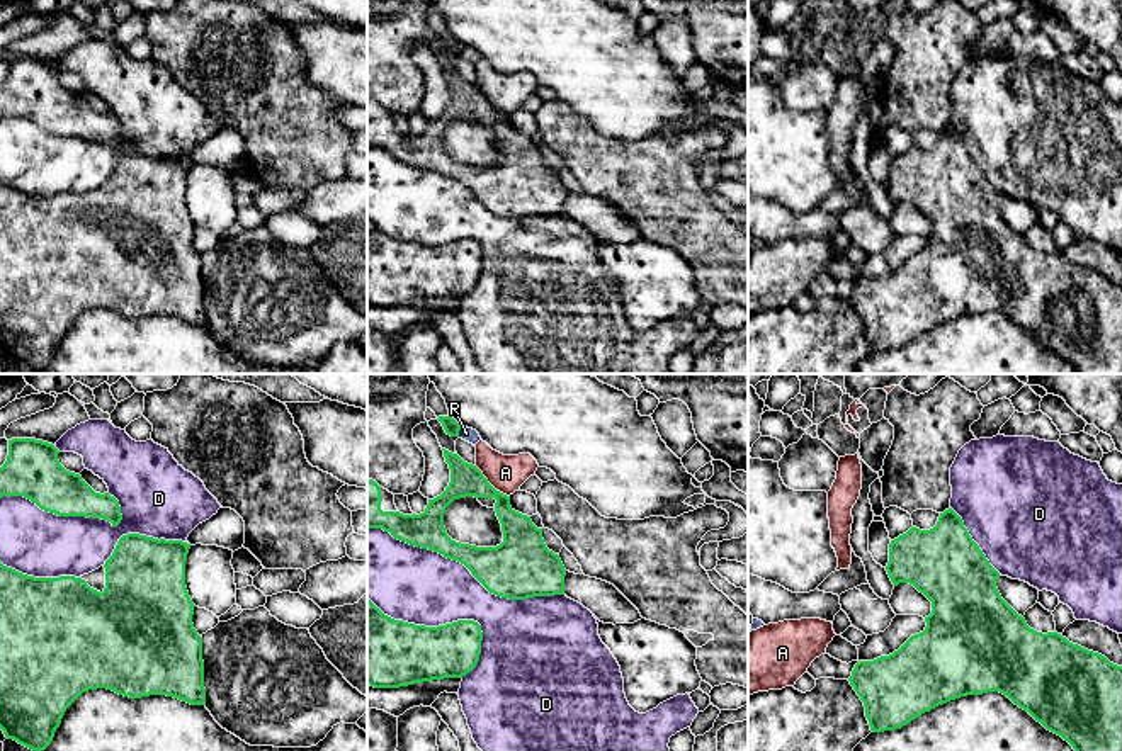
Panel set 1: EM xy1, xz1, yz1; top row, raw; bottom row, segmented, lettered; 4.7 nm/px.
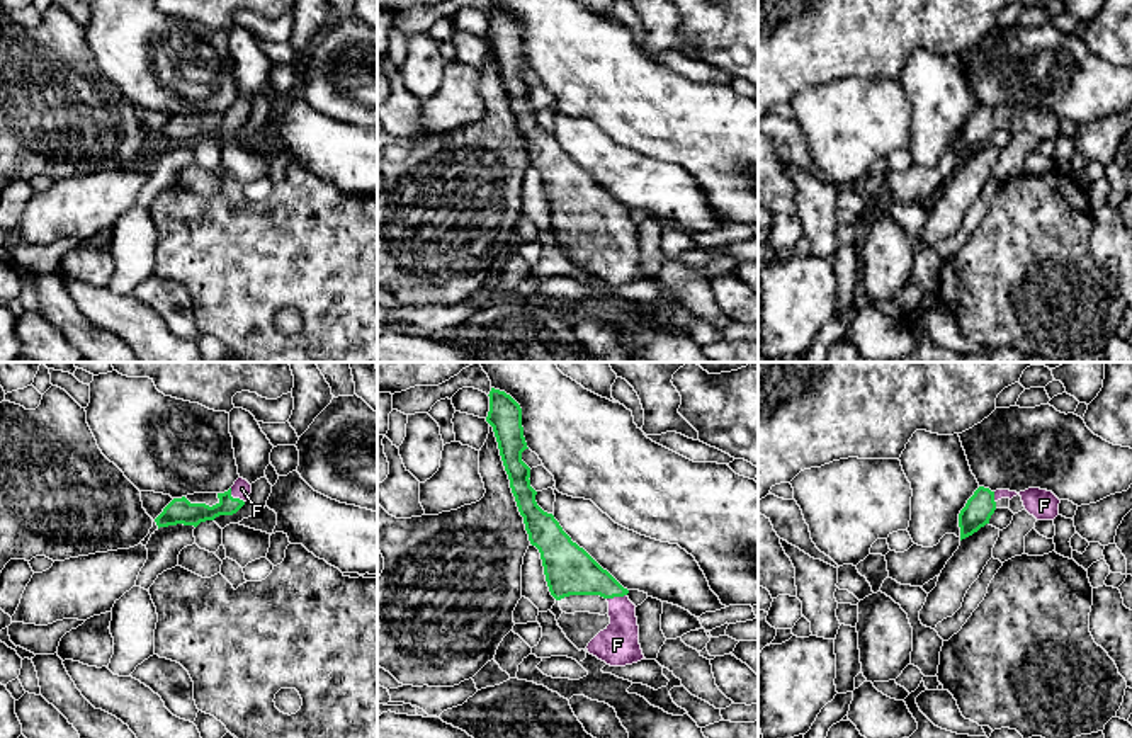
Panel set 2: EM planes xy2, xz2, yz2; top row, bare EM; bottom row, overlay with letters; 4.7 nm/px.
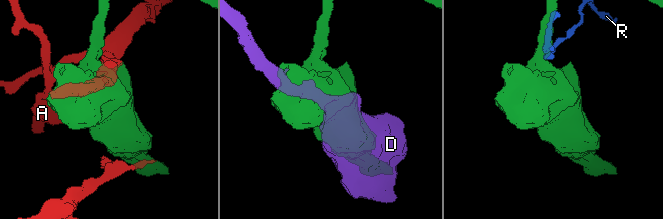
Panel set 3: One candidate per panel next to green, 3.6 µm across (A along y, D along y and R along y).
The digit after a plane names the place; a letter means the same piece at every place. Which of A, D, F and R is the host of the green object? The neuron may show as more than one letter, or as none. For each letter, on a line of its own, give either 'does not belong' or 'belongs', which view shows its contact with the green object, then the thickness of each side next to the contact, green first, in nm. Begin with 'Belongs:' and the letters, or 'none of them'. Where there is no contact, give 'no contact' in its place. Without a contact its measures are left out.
Belongs: F
A: does not belong | xz1 | 160/180 nm
D: does not belong | xz1 | 300/360 nm
F: belongs | xy2 | 110/90 nm
R: does not belong | xz1 | 70/70 nm

